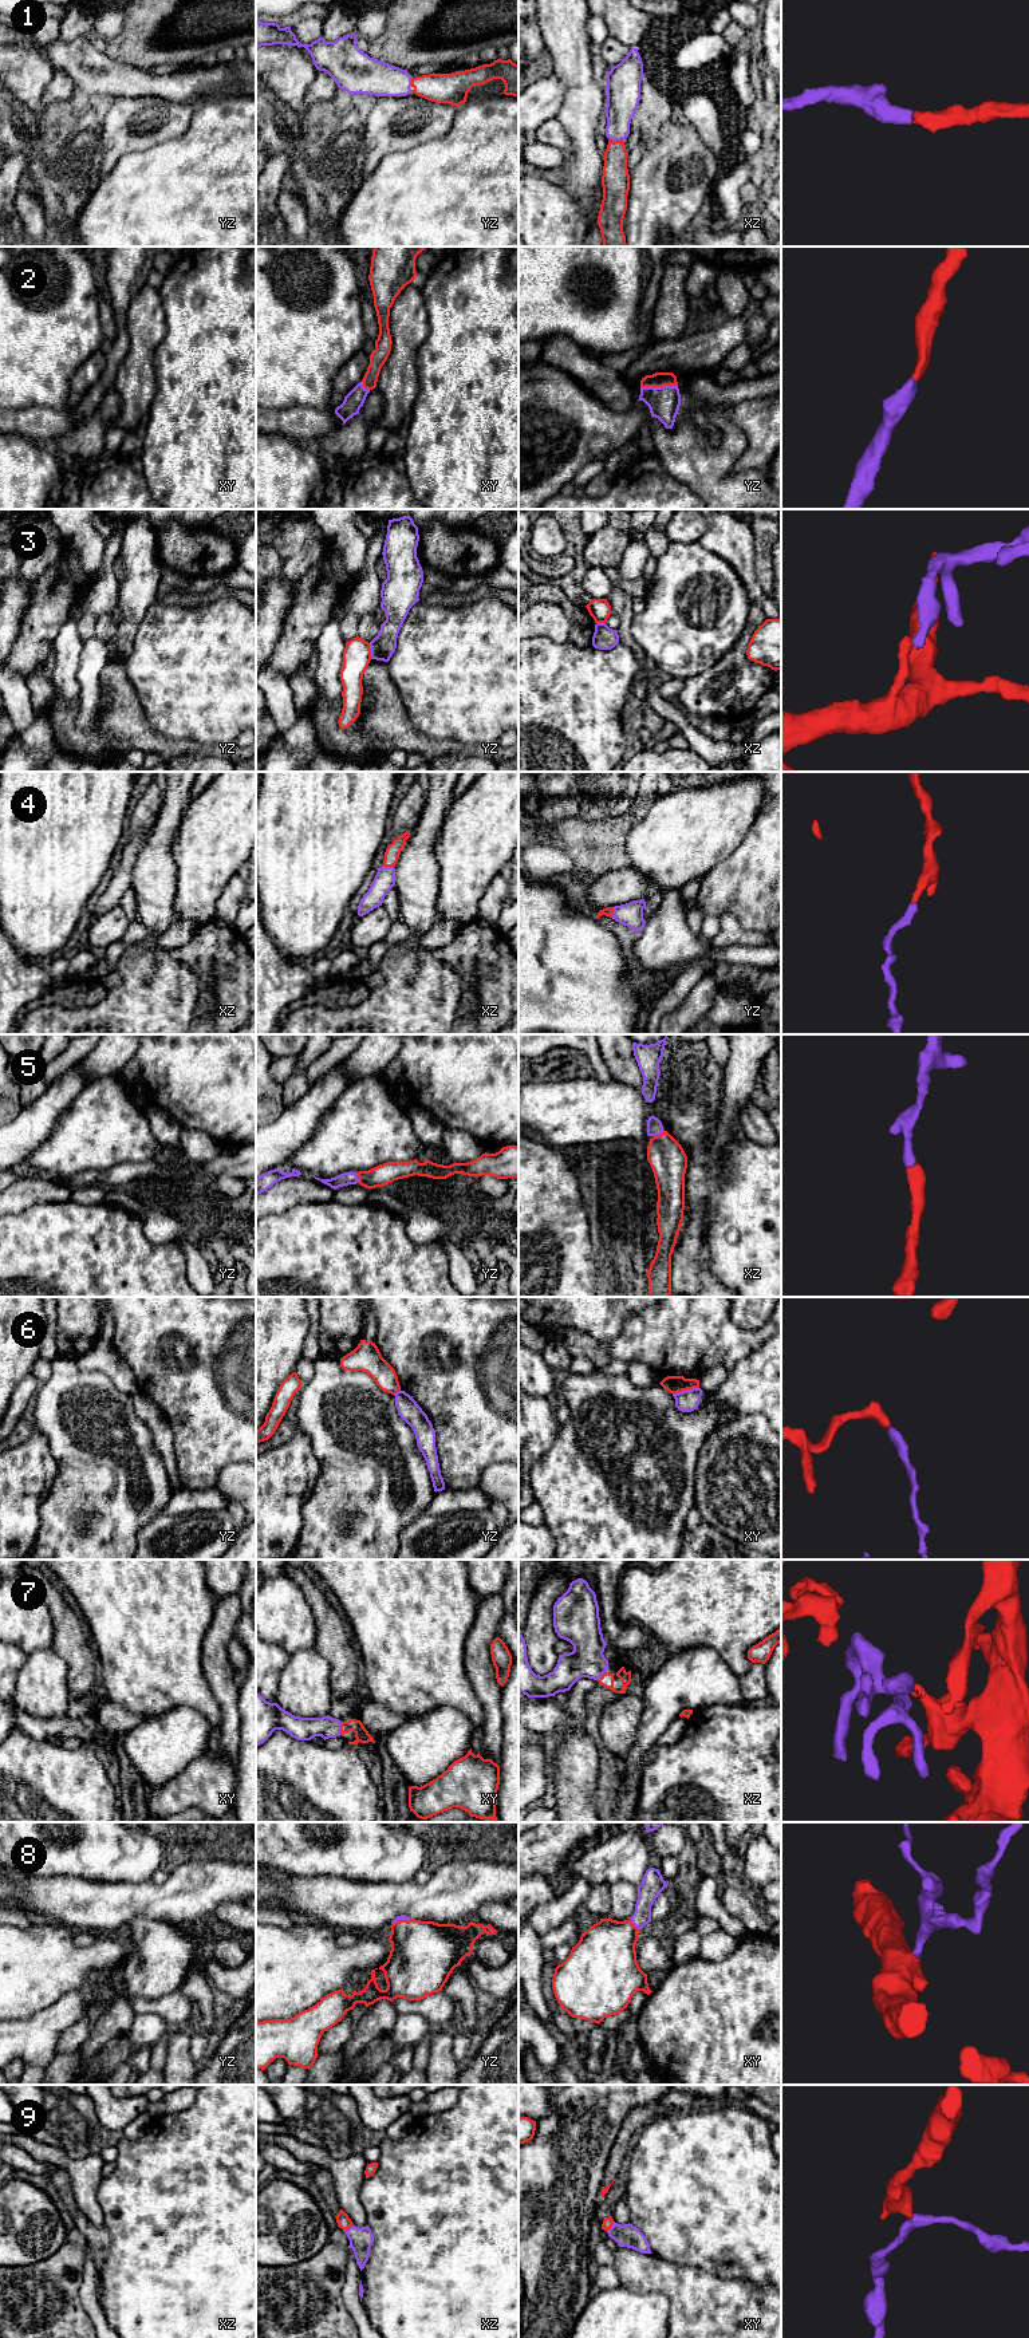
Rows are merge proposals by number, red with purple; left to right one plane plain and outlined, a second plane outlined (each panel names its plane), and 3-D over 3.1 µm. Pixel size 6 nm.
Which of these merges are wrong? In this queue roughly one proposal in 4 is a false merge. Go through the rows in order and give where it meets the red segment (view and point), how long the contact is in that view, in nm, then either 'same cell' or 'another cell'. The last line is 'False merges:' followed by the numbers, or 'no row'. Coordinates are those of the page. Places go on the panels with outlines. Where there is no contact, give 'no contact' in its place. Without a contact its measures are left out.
1: meets red in xz at (616, 141); contact 80 nm long; same cell
2: meets red in yz at (658, 386); contact 220 nm long; same cell
3: meets red in yz at (370, 651); contact 100 nm long; another cell
4: meets red in xz at (387, 866); contact 70 nm long; same cell
5: meets red in yz at (358, 1177); contact 70 nm long; same cell
6: meets red in xy at (685, 1390); contact 170 nm long; another cell
7: meets red in xy at (340, 1729); contact 80 nm long; same cell
8: meets red in xy at (633, 1924); contact 90 nm long; same cell
9: meets red in xy at (611, 2226); contact 80 nm long; same cell
False merges: 3, 6

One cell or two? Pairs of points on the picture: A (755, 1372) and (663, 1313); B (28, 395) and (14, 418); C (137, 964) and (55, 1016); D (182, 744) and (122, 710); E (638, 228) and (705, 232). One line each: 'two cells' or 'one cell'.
A: two cells
B: two cells
C: one cell
D: one cell
E: two cells

